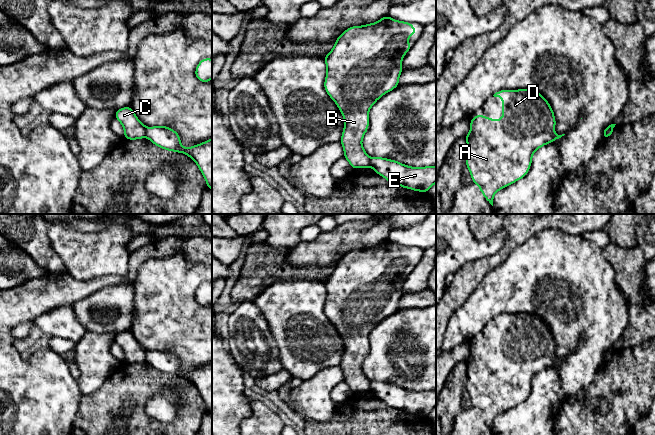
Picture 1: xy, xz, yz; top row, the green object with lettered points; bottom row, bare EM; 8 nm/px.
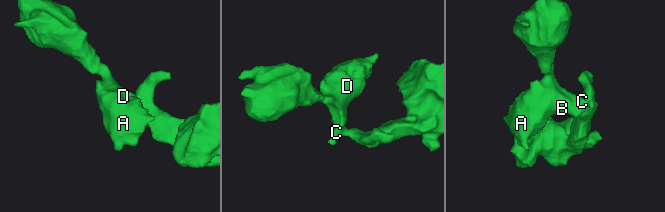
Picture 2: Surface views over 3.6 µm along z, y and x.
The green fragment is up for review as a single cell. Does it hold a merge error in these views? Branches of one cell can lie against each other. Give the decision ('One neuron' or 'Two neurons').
Two neurons

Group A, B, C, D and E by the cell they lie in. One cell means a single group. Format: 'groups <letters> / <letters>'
groups A B C D / E

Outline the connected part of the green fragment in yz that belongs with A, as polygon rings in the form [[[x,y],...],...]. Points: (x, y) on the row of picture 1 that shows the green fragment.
[[[503,89],[493,96],[502,98],[502,119],[477,114],[465,136],[466,166],[492,206],[496,192],[529,172],[537,149],[565,135],[555,133],[553,109],[539,92]]]

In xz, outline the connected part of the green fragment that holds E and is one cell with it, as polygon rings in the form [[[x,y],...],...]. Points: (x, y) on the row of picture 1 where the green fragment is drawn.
[[[383,157],[370,160],[370,167],[388,182],[406,189],[428,192],[436,183],[436,166],[411,167]]]

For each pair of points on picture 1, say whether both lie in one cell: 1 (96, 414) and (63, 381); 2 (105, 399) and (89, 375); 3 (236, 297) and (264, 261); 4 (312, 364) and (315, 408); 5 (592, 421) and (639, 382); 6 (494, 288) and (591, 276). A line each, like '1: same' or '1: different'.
1: different
2: different
3: same
4: different
5: same
6: same

